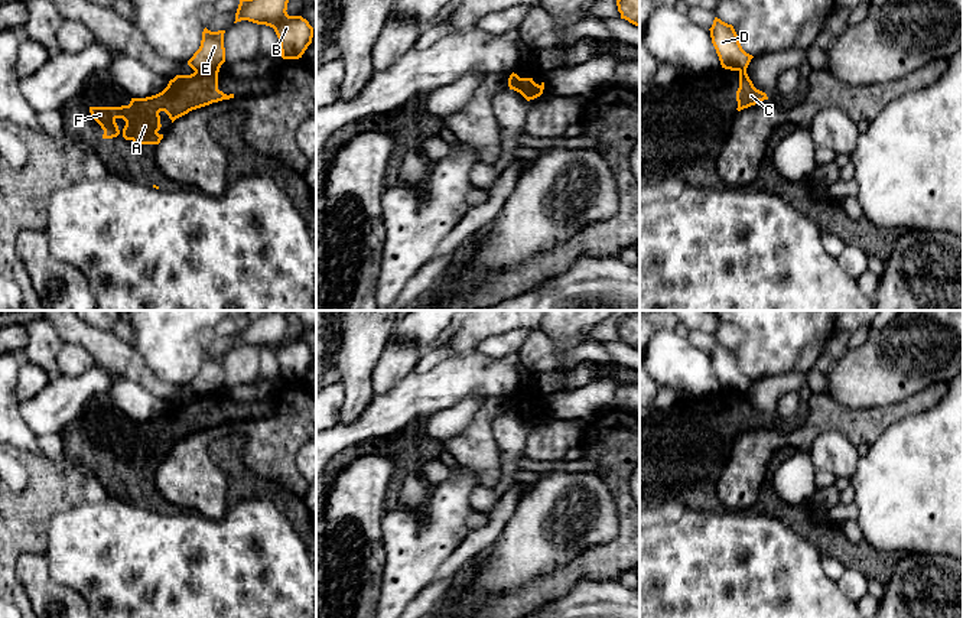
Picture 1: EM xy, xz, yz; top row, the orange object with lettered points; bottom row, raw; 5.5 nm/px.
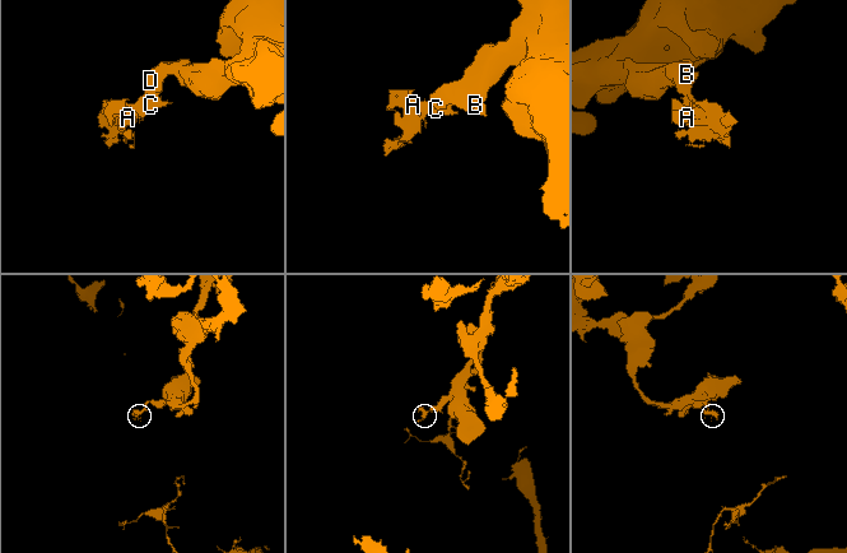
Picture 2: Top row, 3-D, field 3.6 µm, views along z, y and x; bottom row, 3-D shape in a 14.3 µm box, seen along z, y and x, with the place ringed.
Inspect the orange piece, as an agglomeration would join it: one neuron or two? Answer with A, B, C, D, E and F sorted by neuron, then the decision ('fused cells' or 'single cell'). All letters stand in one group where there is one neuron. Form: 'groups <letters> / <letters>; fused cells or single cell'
groups A C F / B D E; fused cells

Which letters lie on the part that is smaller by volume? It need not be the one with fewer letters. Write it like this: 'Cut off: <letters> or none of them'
Cut off: A, C, F

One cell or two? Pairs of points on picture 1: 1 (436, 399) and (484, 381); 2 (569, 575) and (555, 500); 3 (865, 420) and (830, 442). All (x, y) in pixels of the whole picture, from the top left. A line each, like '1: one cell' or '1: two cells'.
1: one cell
2: two cells
3: two cells

